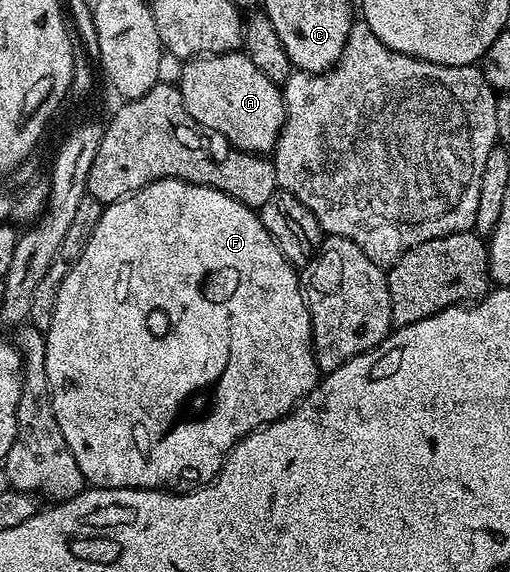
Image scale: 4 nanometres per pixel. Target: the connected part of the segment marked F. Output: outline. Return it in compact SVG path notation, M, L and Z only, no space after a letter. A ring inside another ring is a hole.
M162 179L150 183L146 188L132 193L128 197L116 201L107 206L98 219L98 227L90 235L86 247L79 257L72 262L72 270L62 279L62 287L58 287L58 295L54 303L54 323L50 323L50 331L44 338L46 343L46 375L50 379L50 391L52 392L52 406L54 407L54 419L58 419L58 427L62 427L62 439L70 447L74 459L78 459L78 467L82 471L85 482L89 486L98 489L163 489L165 491L191 491L197 487L203 487L215 481L229 451L238 444L243 437L248 437L255 429L263 429L271 421L278 421L295 409L301 401L311 394L318 384L318 370L316 368L316 357L312 354L312 320L308 303L304 299L302 288L302 277L297 266L291 265L282 255L282 251L274 243L274 239L266 231L266 227L260 221L260 214L255 209L246 207L238 199L226 195L217 189L211 189L205 185L191 185L188 181L175 181Z

